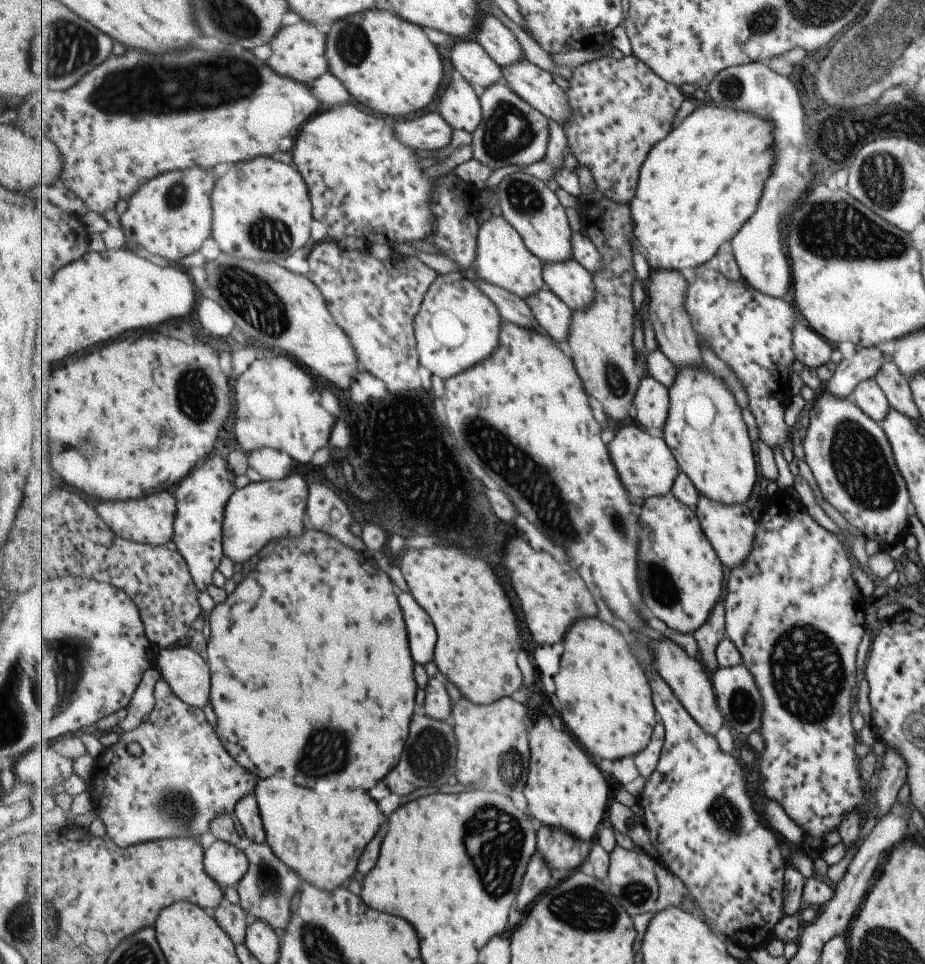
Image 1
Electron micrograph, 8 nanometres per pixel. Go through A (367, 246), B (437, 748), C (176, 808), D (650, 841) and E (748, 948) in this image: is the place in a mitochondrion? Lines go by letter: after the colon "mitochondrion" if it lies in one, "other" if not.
A: other
B: mitochondrion
C: mitochondrion
D: other
E: other

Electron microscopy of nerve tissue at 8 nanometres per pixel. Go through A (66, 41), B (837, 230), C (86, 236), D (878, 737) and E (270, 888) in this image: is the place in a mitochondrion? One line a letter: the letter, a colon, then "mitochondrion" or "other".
A: mitochondrion
B: mitochondrion
C: other
D: other
E: mitochondrion

